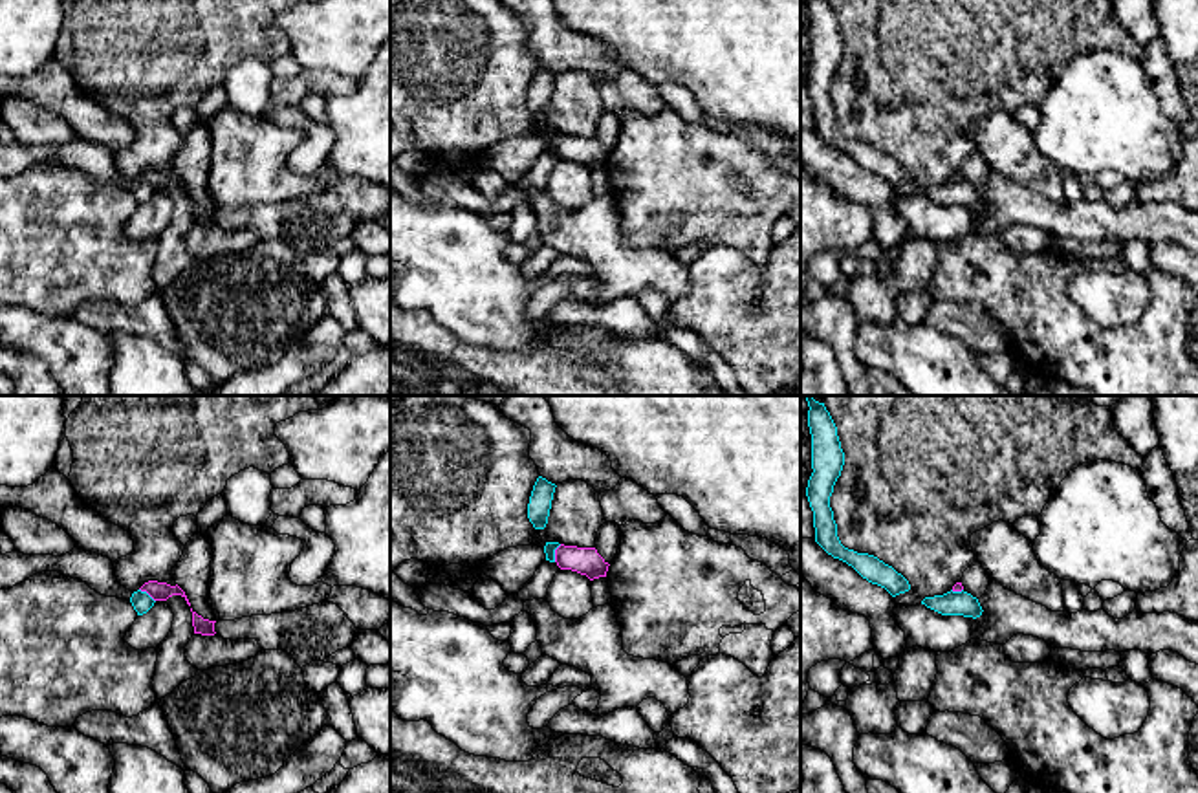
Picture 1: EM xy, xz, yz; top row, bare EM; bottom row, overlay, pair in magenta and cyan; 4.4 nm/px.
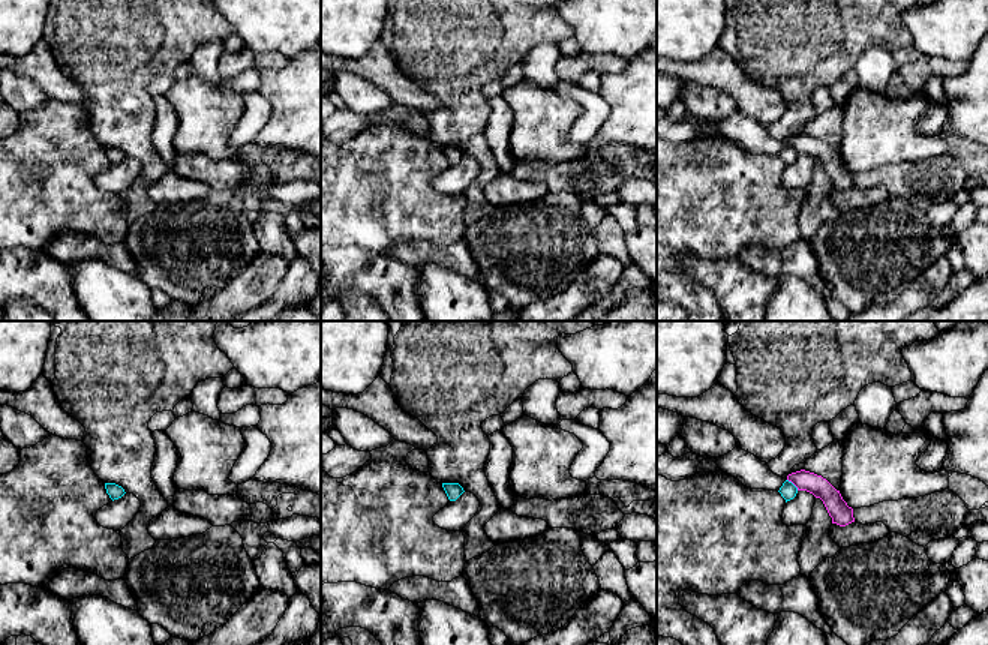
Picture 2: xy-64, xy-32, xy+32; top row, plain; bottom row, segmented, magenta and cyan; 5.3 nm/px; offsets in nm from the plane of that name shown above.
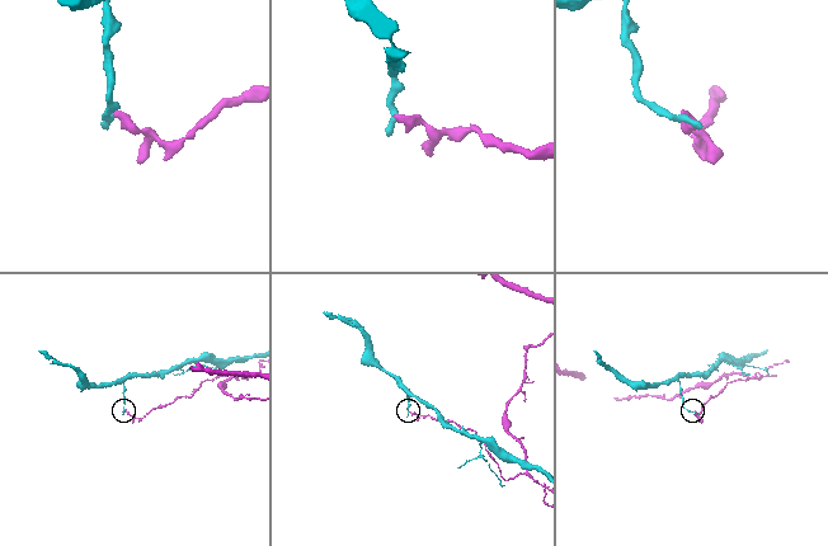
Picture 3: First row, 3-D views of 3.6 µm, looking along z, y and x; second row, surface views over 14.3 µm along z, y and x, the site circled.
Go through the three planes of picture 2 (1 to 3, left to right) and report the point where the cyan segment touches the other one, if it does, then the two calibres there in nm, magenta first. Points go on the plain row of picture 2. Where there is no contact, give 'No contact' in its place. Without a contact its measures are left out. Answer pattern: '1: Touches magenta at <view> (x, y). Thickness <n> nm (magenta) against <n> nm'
1: No contact
2: No contact
3: Touches magenta at xy+32 (793, 147). Thickness 110 nm (magenta) against 90 nm

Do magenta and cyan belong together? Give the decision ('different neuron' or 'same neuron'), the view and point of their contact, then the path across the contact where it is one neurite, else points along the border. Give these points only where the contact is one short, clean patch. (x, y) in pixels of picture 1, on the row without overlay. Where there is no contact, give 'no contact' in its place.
different neuron; contact xz (555, 143); border xz (561, 134), (555, 140), (554, 151)

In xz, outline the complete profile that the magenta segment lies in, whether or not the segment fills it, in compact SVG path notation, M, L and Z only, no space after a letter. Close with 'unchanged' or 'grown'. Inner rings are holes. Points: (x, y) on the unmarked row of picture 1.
M561 134L555 139L555 152L561 159L572 159L586 165L590 170L606 167L608 152L595 137L577 137Z | unchanged

